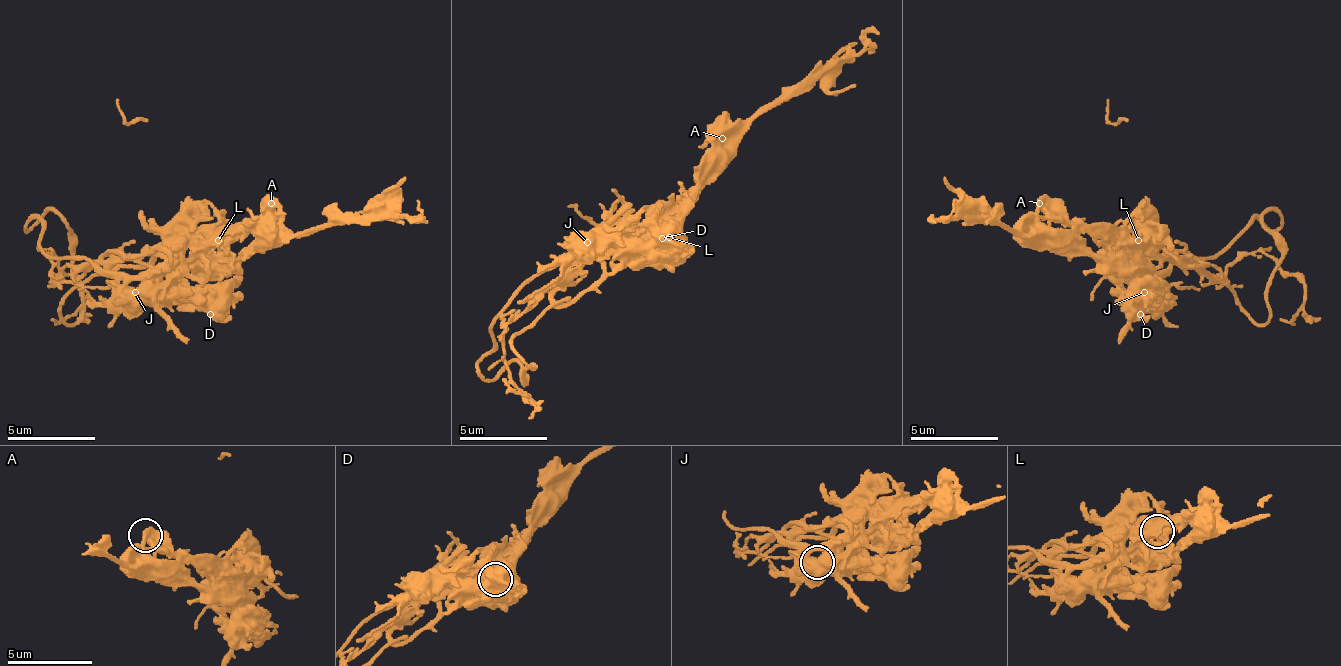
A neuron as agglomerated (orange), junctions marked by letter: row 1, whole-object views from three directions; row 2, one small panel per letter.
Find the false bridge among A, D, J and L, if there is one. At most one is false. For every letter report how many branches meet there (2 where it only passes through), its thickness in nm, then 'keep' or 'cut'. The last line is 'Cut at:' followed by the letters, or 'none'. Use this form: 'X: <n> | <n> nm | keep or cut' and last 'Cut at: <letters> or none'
A: 2 | 460 nm | keep
D: 3 | 550 nm | keep
J: 2 | 700 nm | keep
L: 2 | 650 nm | cut
Cut at: L

